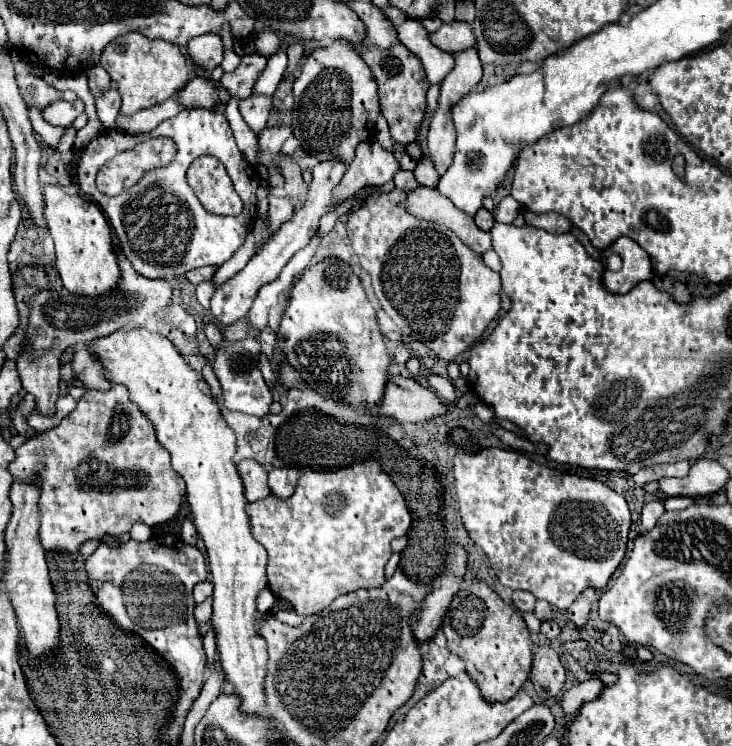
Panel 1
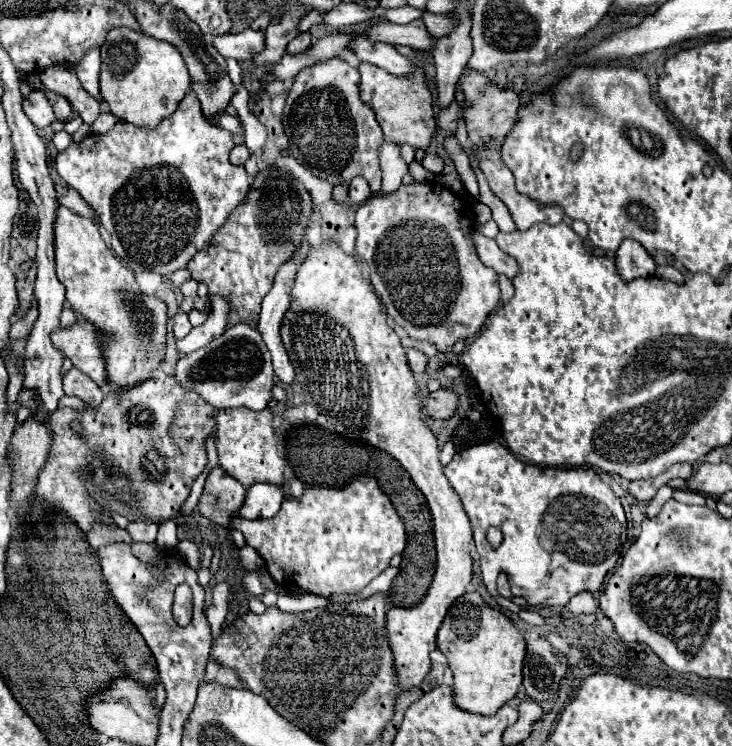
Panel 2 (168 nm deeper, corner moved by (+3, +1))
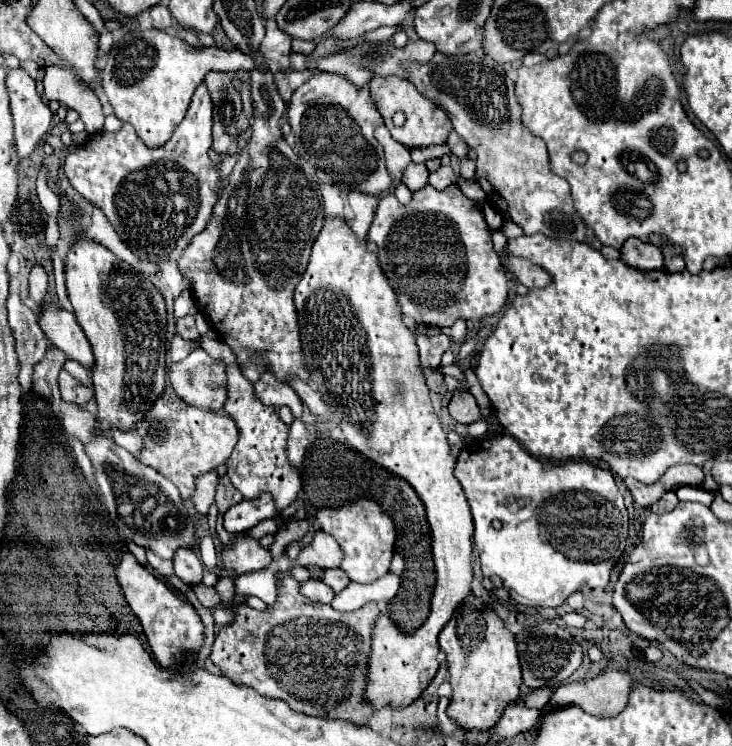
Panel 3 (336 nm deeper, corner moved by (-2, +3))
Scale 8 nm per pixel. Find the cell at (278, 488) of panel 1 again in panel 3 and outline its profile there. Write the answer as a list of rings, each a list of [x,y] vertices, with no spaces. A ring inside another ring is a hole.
[[[261,493],[255,499],[243,499],[241,503],[229,507],[229,511],[223,515],[225,529],[229,533],[241,533],[245,529],[255,527],[263,519],[275,519],[277,507],[269,493]]]

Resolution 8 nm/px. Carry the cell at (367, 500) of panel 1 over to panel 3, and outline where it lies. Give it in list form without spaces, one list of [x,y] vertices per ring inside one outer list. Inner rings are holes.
[[[357,499],[351,503],[345,503],[337,509],[333,507],[321,507],[317,511],[317,527],[339,543],[343,551],[343,559],[339,569],[355,583],[373,583],[375,579],[389,573],[389,565],[395,553],[395,541],[397,541],[397,527],[393,519],[379,507],[373,499]]]

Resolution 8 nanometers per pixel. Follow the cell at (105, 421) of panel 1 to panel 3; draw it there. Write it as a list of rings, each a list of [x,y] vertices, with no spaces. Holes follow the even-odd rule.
[[[173,391],[161,393],[147,415],[137,421],[133,431],[143,439],[143,449],[139,451],[137,459],[143,465],[159,471],[165,479],[173,481],[179,487],[183,501],[189,501],[193,497],[195,481],[199,475],[219,469],[227,461],[239,435],[233,419],[217,411],[193,407],[179,399]]]

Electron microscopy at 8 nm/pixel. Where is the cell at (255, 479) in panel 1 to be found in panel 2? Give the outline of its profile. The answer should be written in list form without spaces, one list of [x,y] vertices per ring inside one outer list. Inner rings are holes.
[[[214,467],[206,477],[198,509],[206,519],[226,529],[228,517],[242,507],[244,495],[246,489],[236,479],[226,475],[220,467]]]

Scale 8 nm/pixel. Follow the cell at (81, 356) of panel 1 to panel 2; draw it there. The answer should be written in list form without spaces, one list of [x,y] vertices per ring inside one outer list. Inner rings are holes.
[[[72,367],[64,375],[64,393],[82,399],[90,407],[98,407],[100,401],[102,401],[102,397],[104,397],[102,391],[100,391],[100,387],[88,375],[84,375],[76,367]]]

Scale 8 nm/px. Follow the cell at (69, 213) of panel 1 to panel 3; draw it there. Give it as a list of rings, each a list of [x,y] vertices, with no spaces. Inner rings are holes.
[[[77,235],[65,257],[65,281],[75,317],[85,331],[93,355],[93,389],[101,431],[119,427],[131,431],[133,423],[149,411],[149,403],[165,389],[167,309],[159,289],[141,279],[97,241]]]

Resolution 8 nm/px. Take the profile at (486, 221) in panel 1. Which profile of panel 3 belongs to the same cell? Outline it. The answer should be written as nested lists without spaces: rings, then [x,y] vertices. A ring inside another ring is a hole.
[[[485,203],[483,205],[483,215],[485,215],[485,221],[489,225],[489,229],[501,229],[501,223],[503,223],[503,217],[501,213],[497,211],[497,207],[493,203]]]

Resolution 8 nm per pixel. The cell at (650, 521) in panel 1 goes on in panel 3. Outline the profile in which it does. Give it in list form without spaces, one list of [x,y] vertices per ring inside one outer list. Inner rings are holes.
[[[669,491],[665,497],[661,497],[657,503],[653,503],[653,505],[651,505],[651,511],[653,511],[653,513],[657,513],[657,515],[661,515],[661,513],[671,511],[677,503],[679,503],[679,499],[675,497],[675,493],[673,493],[673,491]]]

